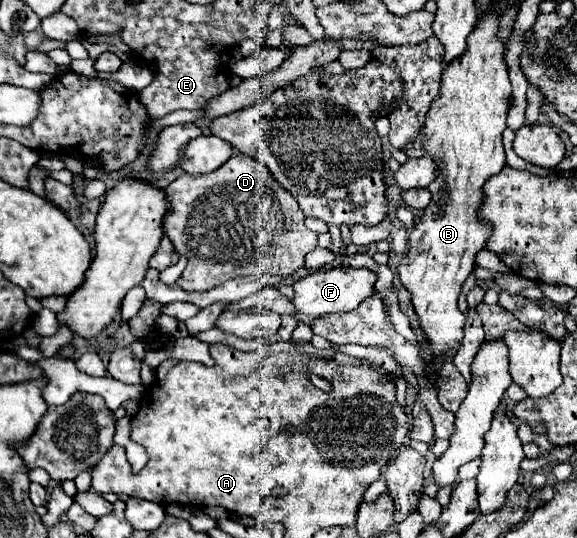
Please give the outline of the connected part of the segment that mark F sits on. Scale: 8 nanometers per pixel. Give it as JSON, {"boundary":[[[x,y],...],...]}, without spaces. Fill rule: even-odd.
{"boundary":[[[337,266],[327,272],[313,272],[293,284],[295,288],[295,298],[293,304],[297,308],[297,320],[309,322],[317,316],[327,316],[327,314],[341,314],[357,308],[365,296],[371,296],[375,292],[375,282],[377,274],[371,272],[369,268],[351,268],[351,266]]]}

